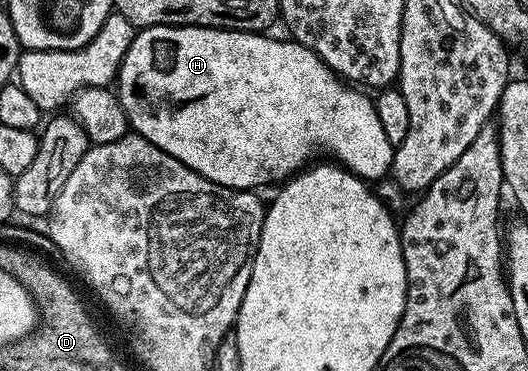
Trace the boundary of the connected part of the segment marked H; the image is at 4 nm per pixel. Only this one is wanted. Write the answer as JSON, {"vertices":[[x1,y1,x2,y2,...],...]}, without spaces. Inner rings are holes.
{"vertices":[[222,27,140,28,133,36,115,80,115,94,121,102,121,111,127,117,130,128,147,141,151,141,151,145,163,149,163,153,171,153,171,157,183,161,183,165,187,165,195,173,207,177,212,183,233,187,237,191,261,189,264,183,280,184,282,181,288,181,312,160,309,159,312,155,317,155,320,151,326,151,329,154,326,156,332,157,346,171,358,175,360,179,376,181,386,178,393,166,395,149,391,141,387,141,387,133,383,133,383,125,379,122,379,113,375,113,373,99,365,96,364,90,350,85,340,75,336,75,314,51,307,49,303,44,290,41,288,38,268,39,269,37,268,34,256,31,224,31]]}

